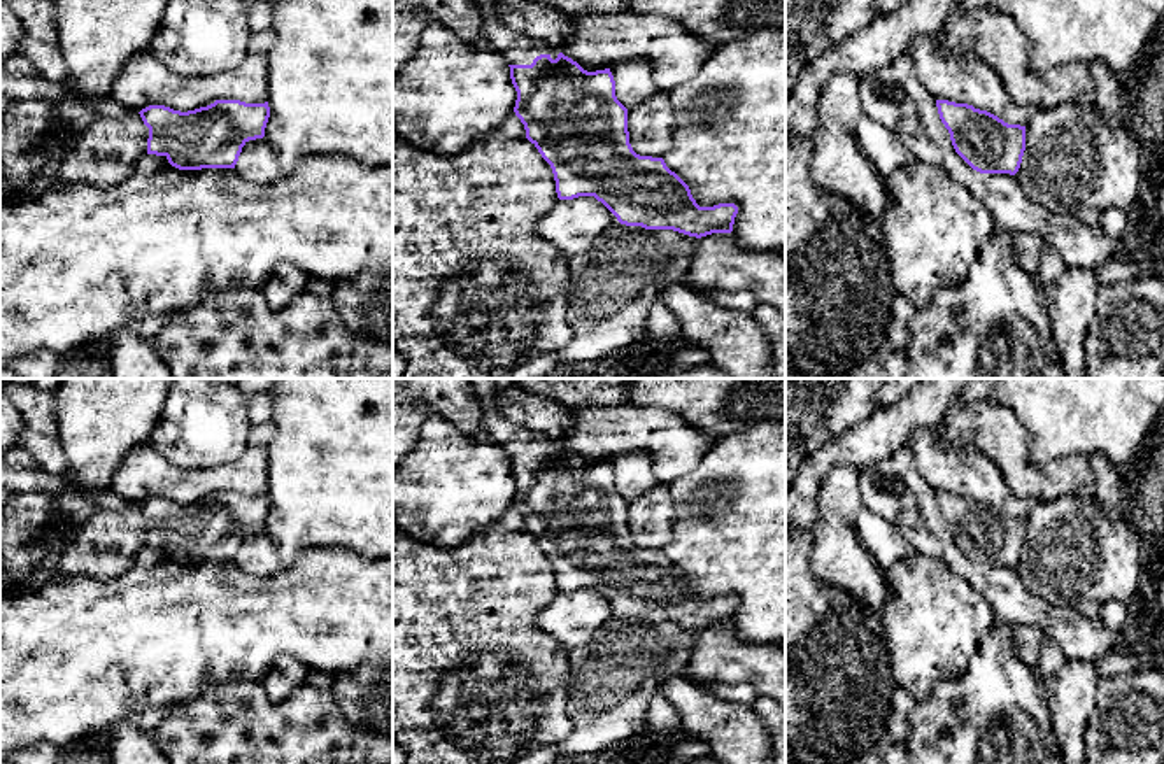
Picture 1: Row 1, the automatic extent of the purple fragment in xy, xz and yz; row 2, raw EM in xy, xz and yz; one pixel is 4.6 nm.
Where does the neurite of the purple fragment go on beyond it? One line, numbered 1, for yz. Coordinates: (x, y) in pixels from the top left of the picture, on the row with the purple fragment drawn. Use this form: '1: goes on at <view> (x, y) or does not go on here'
1: does not go on here

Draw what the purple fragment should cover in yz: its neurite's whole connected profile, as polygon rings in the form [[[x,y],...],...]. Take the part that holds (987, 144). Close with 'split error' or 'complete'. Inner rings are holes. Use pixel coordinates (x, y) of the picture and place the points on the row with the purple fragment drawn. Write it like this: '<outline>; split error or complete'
[[[936,100],[936,107],[955,152],[973,170],[1010,175],[1018,172],[1026,151],[1026,126],[1008,124],[968,103]]]; complete

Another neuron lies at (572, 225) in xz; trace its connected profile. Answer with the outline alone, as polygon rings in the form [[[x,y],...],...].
[[[594,196],[557,200],[535,231],[566,256],[586,254],[612,224],[612,212]]]

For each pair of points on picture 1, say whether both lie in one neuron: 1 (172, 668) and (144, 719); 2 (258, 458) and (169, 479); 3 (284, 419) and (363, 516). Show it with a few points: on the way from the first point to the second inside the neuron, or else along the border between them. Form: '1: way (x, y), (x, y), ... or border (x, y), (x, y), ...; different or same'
1: border (170, 705), (128, 712), (121, 719); different
2: way (235, 477), (191, 481); same
3: way (309, 444), (356, 491); same

